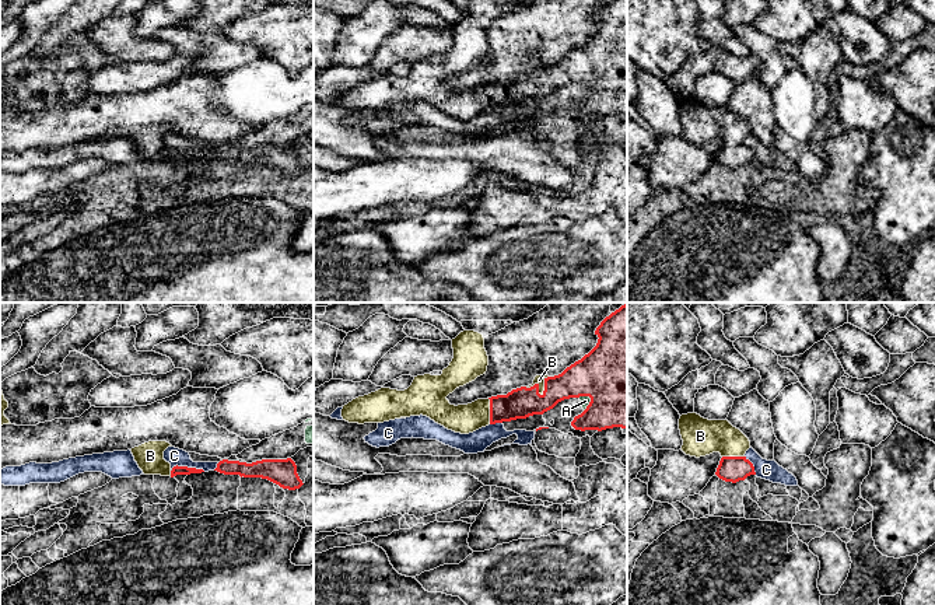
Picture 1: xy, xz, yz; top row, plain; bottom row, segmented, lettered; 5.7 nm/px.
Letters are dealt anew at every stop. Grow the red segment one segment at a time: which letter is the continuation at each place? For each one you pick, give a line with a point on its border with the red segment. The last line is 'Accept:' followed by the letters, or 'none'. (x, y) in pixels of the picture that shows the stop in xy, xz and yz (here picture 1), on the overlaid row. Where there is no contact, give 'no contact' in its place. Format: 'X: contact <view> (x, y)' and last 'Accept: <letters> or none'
B: contact xz (538, 392)
Accept: B

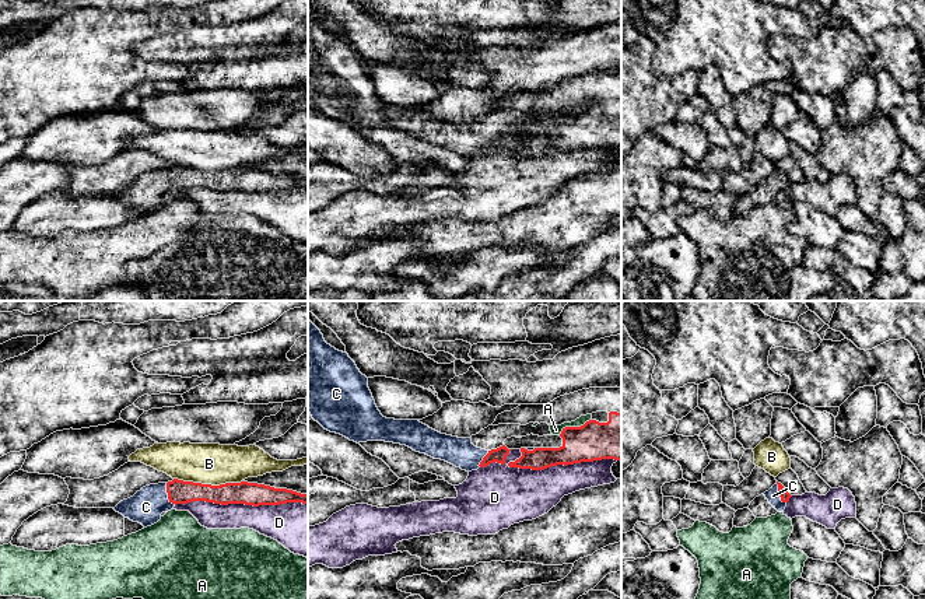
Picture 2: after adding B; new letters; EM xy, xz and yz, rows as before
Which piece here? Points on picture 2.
C: contact xy (168, 494)
Accept: C

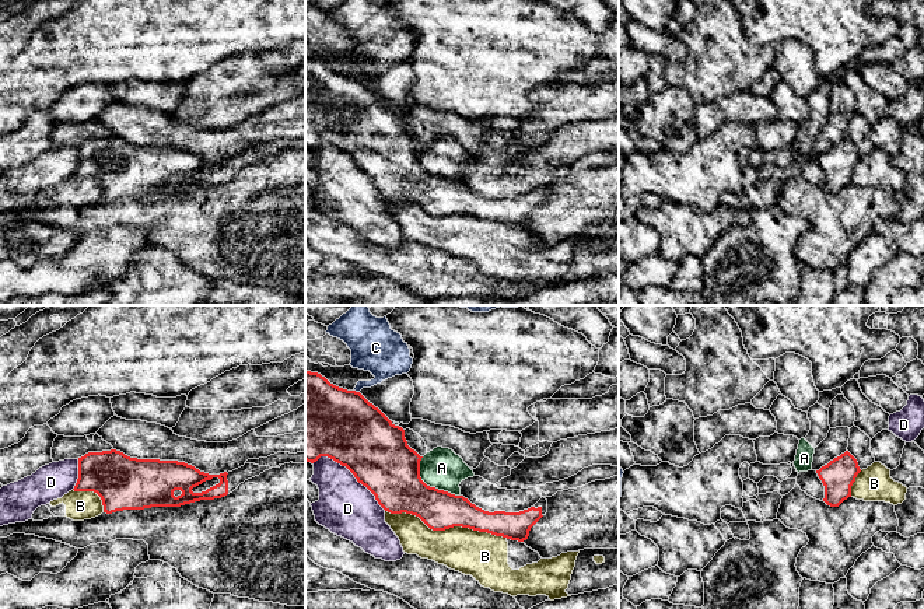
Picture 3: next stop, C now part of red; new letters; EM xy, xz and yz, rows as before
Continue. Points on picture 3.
Accept: none

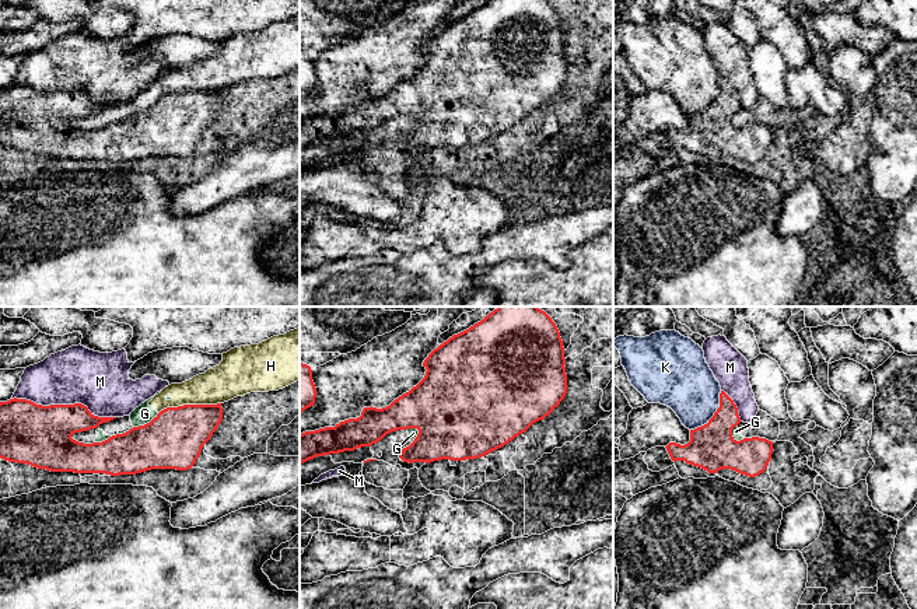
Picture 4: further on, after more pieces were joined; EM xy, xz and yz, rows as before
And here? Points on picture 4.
Accept: none

